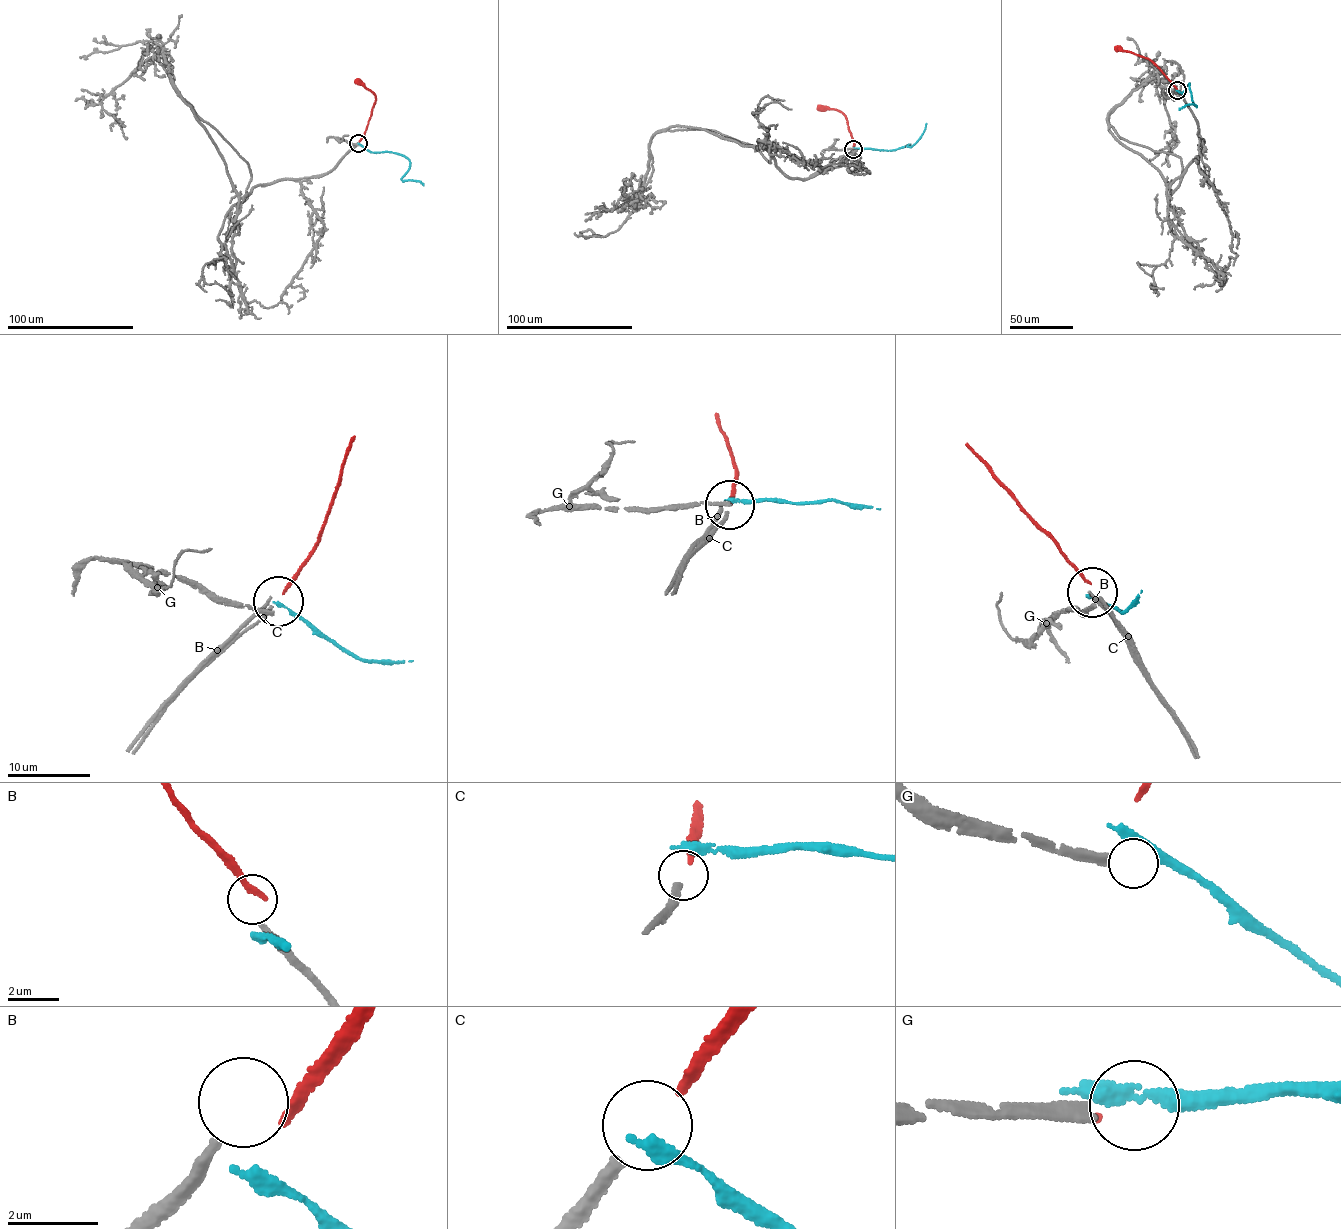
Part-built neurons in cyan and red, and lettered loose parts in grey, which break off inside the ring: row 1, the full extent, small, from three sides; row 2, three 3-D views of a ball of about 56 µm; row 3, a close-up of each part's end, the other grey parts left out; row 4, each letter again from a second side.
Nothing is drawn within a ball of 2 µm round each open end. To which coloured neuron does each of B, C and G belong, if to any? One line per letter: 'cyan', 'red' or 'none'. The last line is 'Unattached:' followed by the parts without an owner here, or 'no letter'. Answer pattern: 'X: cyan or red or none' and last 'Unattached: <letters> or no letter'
B: none
C: red
G: none
Unattached: B, G

